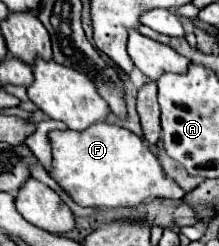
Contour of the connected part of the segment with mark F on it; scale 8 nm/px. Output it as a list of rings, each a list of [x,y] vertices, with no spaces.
[[[95,123],[85,131],[51,131],[51,171],[57,185],[81,207],[137,207],[149,197],[179,201],[187,193],[171,181],[145,141],[129,129]]]

